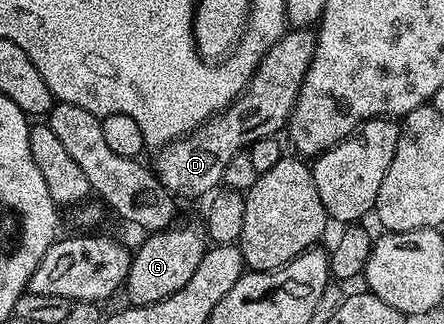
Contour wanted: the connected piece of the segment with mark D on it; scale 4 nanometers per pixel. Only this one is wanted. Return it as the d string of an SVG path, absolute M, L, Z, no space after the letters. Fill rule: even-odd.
M292 29L276 41L262 57L248 86L227 109L155 152L154 170L160 184L181 200L215 192L221 186L226 164L238 152L251 147L254 141L271 139L285 130L315 48L316 32L312 29Z

